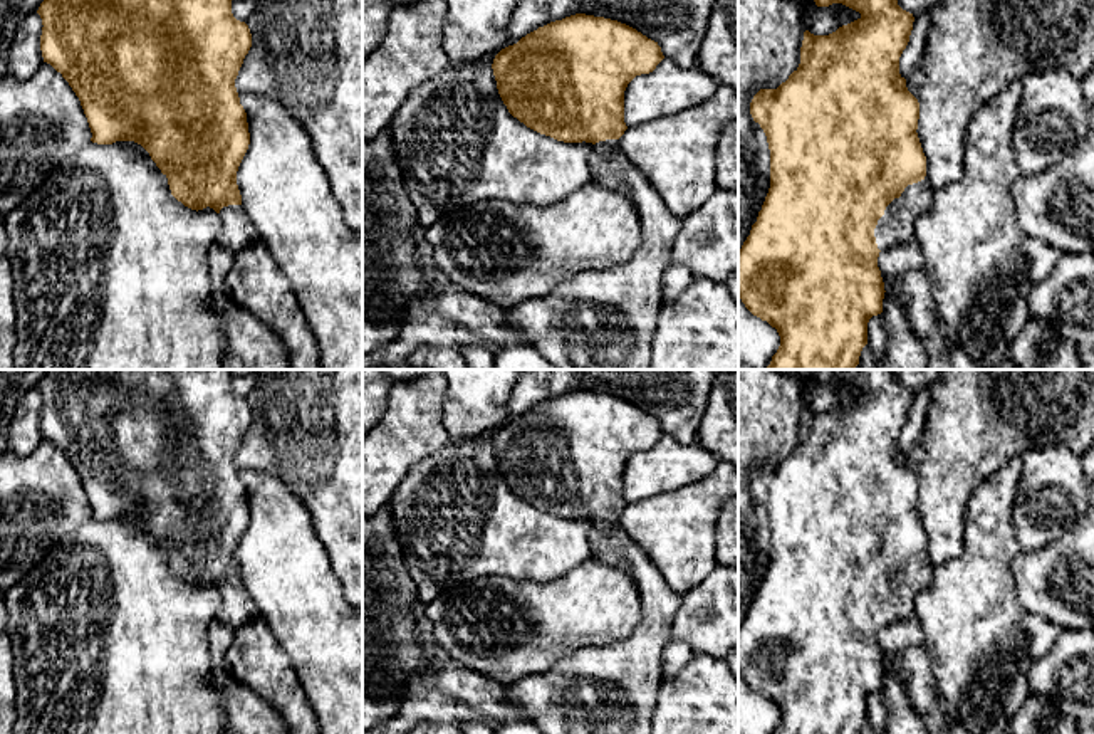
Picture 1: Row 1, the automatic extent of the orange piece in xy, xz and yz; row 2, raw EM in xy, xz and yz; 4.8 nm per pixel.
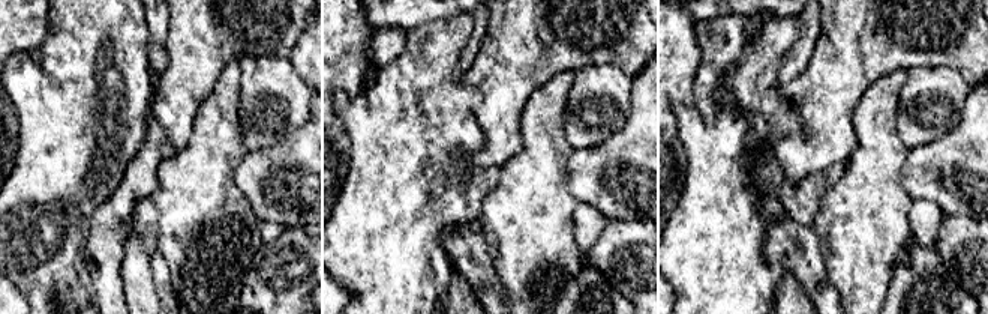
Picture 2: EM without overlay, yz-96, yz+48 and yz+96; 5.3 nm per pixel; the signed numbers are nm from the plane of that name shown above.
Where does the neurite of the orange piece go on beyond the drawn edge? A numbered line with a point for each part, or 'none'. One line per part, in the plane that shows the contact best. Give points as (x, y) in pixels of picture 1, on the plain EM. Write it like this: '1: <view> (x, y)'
1: yz (896, 602)

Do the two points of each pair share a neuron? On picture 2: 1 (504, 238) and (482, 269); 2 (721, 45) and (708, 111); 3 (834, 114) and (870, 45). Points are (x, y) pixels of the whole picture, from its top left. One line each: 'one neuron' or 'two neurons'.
1: two neurons
2: one neuron
3: one neuron

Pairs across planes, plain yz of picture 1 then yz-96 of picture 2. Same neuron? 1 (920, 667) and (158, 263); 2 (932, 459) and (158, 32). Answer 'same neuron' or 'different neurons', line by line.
1: same neuron
2: different neurons

